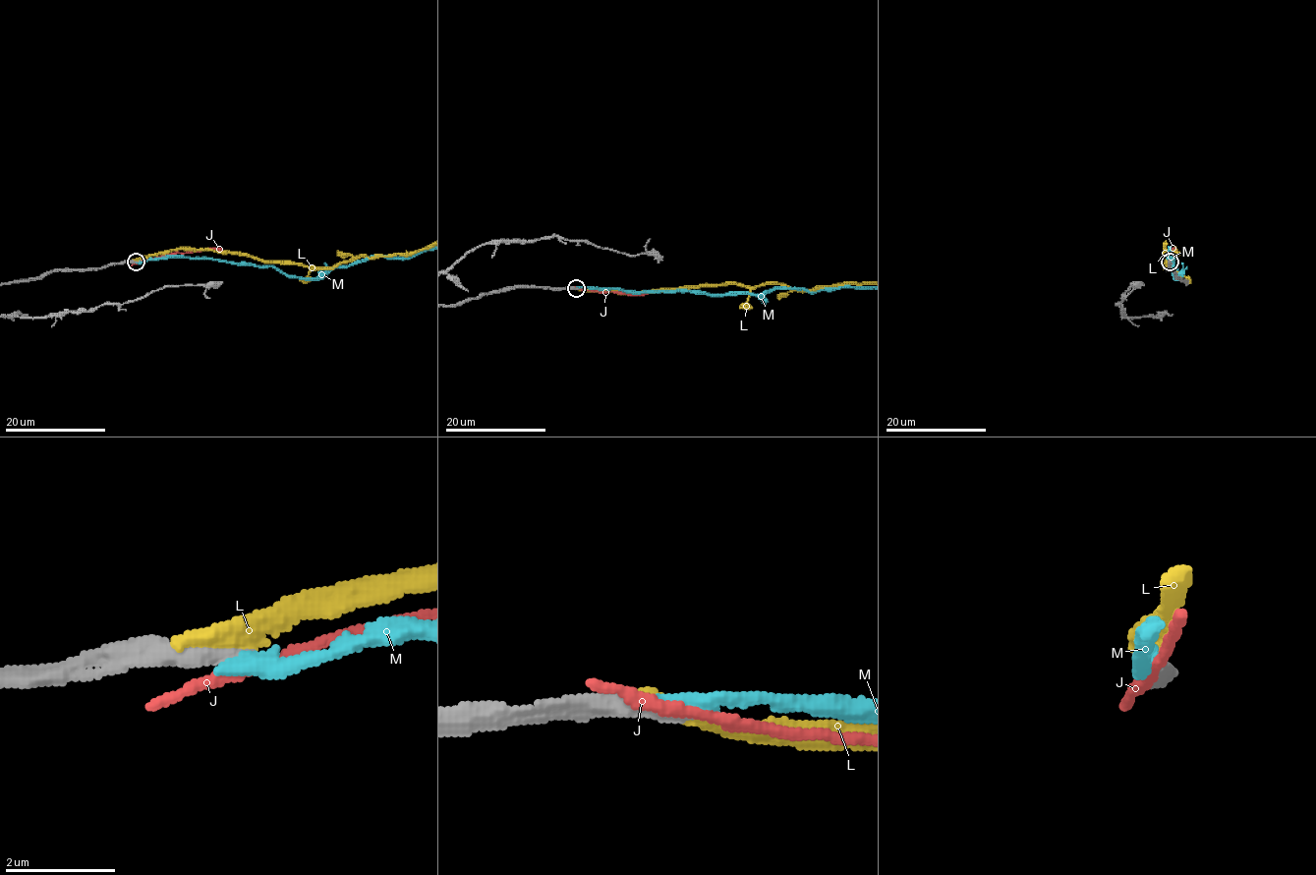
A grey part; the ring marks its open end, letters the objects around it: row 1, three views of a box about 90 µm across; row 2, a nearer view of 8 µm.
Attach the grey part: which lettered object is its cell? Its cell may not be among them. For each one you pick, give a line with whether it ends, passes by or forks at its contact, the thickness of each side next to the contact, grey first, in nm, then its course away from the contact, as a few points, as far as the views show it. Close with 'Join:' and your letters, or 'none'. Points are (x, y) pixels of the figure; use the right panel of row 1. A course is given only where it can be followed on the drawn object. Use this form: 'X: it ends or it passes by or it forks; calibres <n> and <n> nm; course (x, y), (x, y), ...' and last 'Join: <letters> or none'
M: it ends; calibres 380 and 340 nm
Join: M

